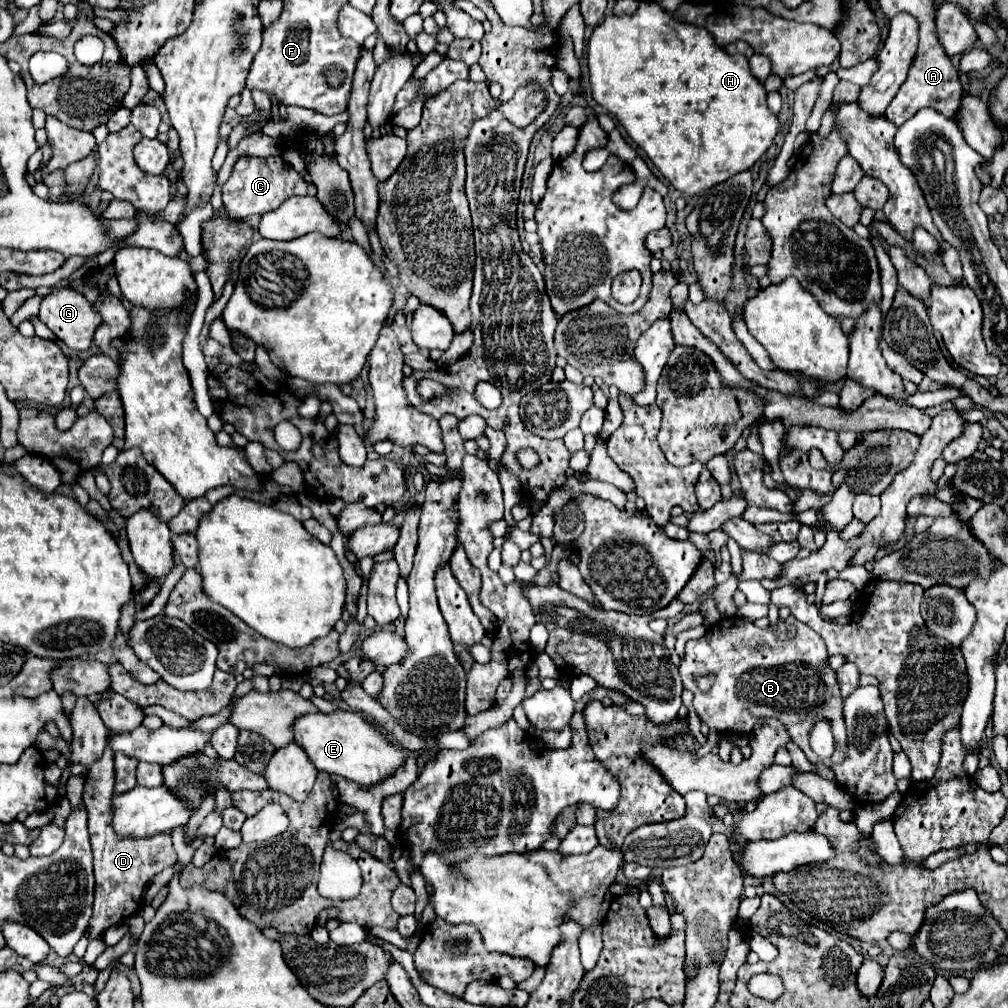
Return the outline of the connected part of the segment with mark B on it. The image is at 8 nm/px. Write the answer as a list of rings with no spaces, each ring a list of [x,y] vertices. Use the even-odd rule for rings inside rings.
[[[792,615],[786,621],[778,619],[776,625],[778,627],[774,629],[758,629],[754,623],[740,617],[720,619],[704,637],[686,643],[684,657],[678,665],[682,683],[694,693],[694,711],[710,731],[746,735],[754,729],[758,719],[772,717],[786,727],[790,739],[812,759],[812,763],[834,767],[844,761],[846,729],[842,717],[842,695],[836,671],[828,665],[830,655],[826,653],[826,645],[816,631]],[[788,625],[796,625],[796,639],[786,639]],[[710,671],[716,673],[716,681],[708,693],[702,693],[696,687],[694,677]],[[816,717],[828,717],[828,721],[832,721],[834,755],[830,759],[816,759],[808,745],[808,733],[816,723]]]

